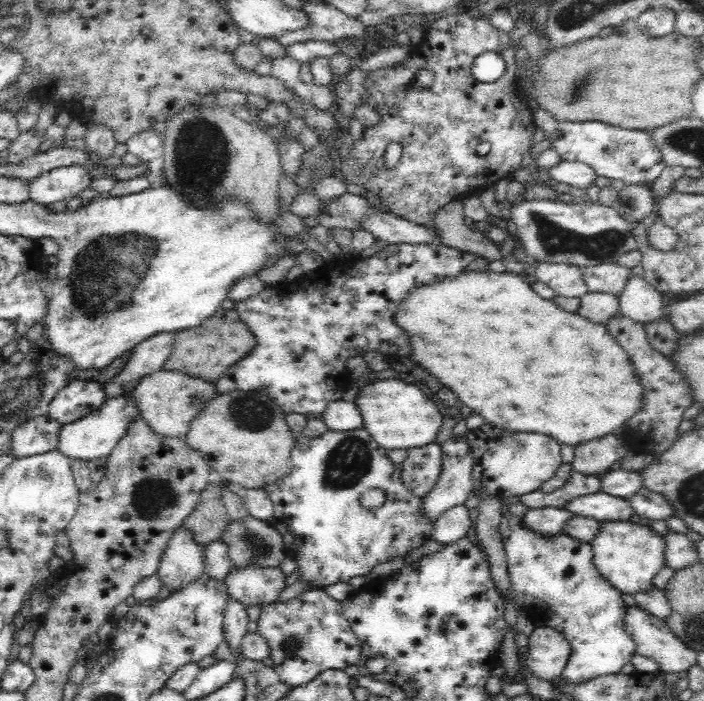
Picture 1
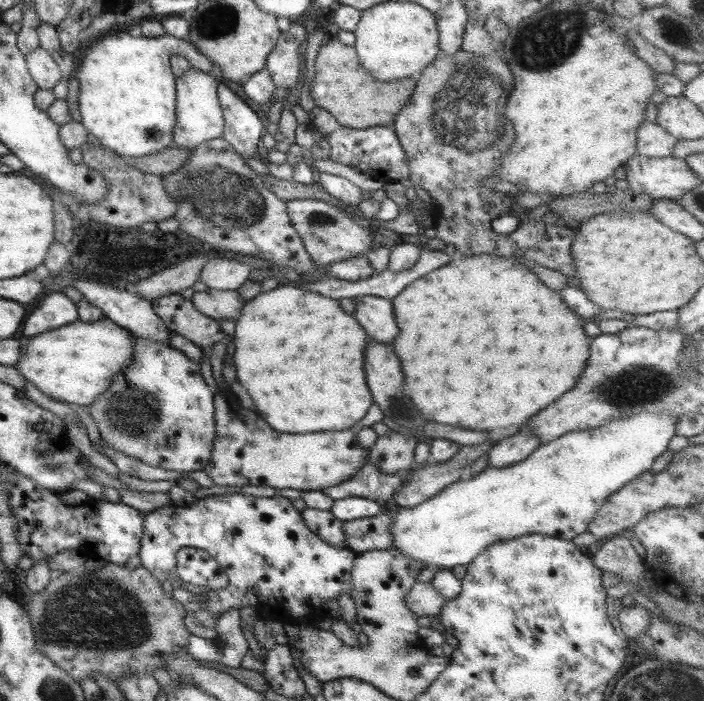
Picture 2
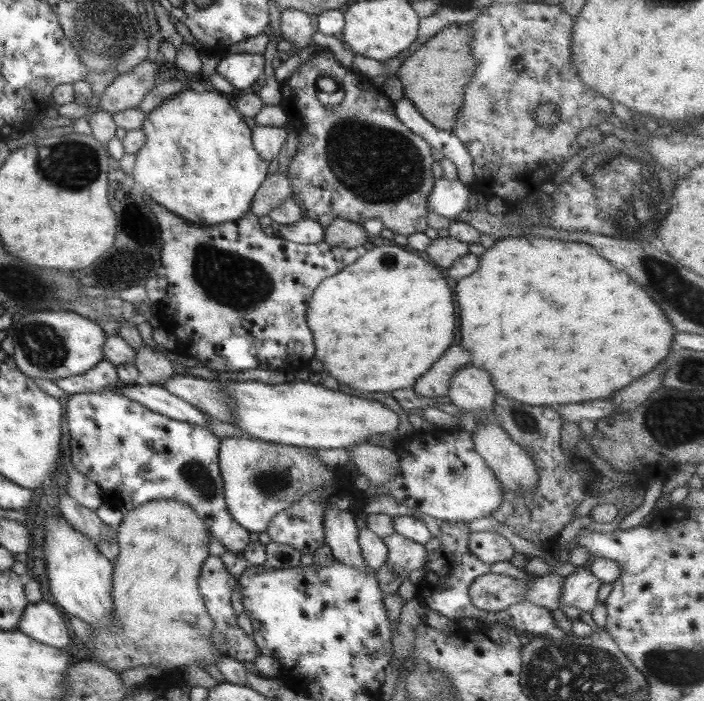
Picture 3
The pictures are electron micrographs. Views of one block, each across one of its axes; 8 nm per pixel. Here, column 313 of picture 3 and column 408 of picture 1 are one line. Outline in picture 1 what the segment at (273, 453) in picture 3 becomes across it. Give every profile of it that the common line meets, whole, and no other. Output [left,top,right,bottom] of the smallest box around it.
[400,442,442,498]

